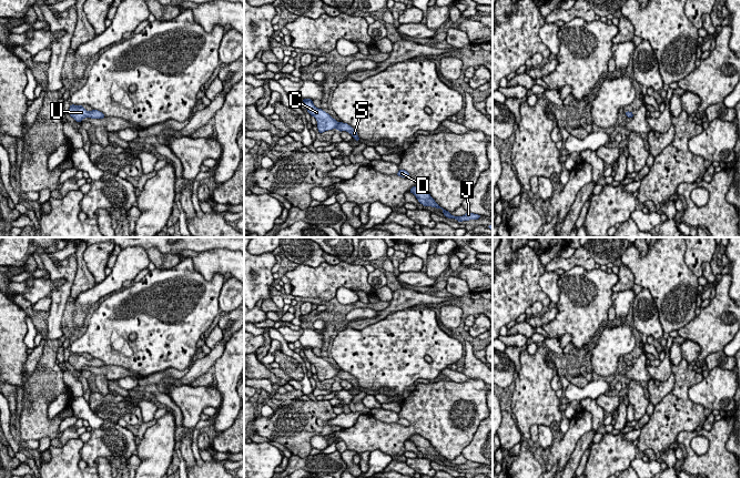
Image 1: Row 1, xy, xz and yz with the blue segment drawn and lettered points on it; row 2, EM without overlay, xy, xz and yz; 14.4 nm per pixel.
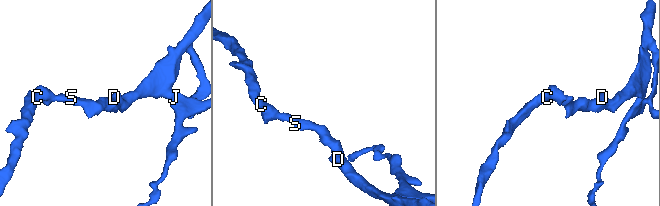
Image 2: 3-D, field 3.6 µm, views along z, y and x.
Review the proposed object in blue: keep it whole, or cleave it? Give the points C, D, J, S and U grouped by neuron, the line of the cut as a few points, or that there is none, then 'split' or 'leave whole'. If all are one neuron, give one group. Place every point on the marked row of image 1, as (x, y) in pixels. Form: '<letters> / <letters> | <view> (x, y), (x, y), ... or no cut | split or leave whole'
C D J S U | no cut | leave whole

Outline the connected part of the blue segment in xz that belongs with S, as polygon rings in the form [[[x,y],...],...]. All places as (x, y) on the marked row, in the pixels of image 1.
[[[302,99],[304,102],[304,105],[307,110],[307,112],[314,116],[317,121],[317,129],[318,132],[322,134],[324,131],[337,129],[339,132],[346,131],[349,134],[353,135],[354,140],[361,141],[357,136],[356,130],[354,130],[351,125],[343,122],[337,122],[335,119],[333,119],[328,113],[323,111],[322,109],[316,108],[313,104],[313,100],[311,99]]]

